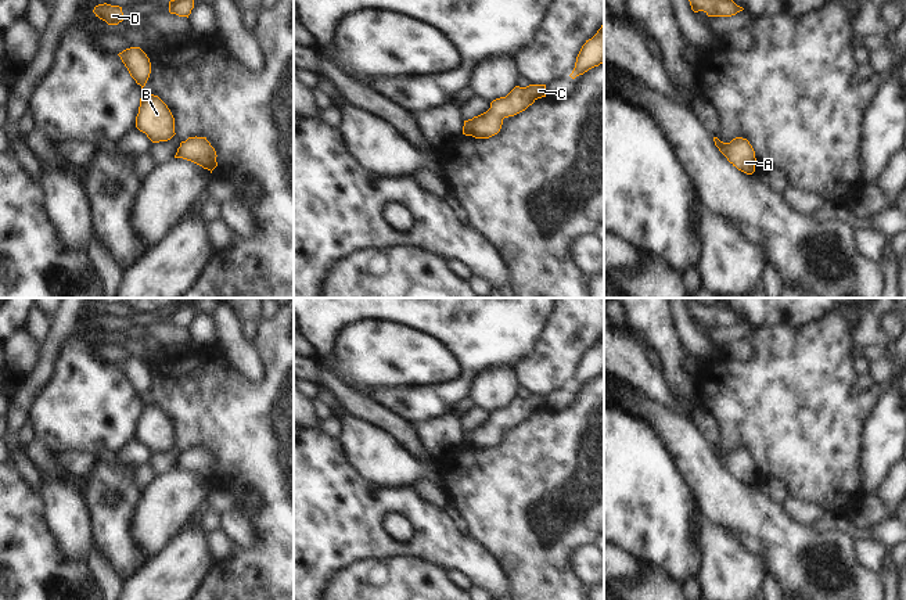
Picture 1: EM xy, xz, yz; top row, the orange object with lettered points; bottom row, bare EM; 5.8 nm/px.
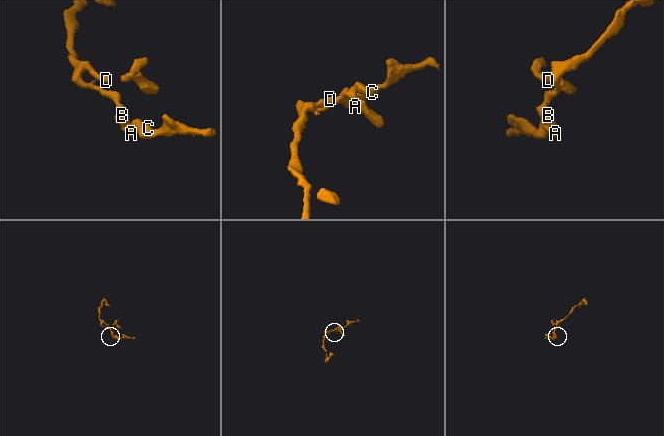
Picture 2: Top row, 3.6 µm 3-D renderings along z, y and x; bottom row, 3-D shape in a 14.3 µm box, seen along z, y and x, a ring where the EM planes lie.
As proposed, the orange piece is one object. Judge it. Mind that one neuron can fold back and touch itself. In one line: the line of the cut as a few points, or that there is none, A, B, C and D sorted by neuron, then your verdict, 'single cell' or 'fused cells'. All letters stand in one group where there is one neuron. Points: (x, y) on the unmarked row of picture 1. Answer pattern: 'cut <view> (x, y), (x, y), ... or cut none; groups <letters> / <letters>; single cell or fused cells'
cut none; groups A B C D; single cell

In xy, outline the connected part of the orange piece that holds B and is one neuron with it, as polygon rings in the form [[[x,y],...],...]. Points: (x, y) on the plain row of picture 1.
[[[130,358],[118,364],[127,378],[130,387],[141,396],[141,409],[136,438],[145,443],[152,453],[168,452],[175,443],[175,428],[168,416],[144,399],[150,384],[151,373],[140,358]]]

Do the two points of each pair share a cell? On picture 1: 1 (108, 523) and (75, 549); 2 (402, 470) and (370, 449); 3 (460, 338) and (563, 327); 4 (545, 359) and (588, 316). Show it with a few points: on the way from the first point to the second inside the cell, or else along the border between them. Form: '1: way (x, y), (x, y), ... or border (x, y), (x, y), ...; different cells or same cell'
1: border (85, 505), (90, 517), (90, 542), (93, 545); different cells
2: way (394, 467), (385, 464), (378, 457); same cell
3: border (550, 312), (540, 336), (525, 358); different cells
4: way (556, 348), (576, 327); same cell

